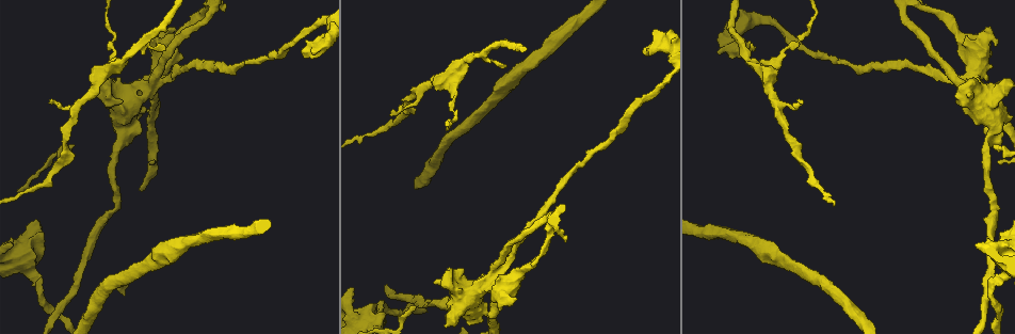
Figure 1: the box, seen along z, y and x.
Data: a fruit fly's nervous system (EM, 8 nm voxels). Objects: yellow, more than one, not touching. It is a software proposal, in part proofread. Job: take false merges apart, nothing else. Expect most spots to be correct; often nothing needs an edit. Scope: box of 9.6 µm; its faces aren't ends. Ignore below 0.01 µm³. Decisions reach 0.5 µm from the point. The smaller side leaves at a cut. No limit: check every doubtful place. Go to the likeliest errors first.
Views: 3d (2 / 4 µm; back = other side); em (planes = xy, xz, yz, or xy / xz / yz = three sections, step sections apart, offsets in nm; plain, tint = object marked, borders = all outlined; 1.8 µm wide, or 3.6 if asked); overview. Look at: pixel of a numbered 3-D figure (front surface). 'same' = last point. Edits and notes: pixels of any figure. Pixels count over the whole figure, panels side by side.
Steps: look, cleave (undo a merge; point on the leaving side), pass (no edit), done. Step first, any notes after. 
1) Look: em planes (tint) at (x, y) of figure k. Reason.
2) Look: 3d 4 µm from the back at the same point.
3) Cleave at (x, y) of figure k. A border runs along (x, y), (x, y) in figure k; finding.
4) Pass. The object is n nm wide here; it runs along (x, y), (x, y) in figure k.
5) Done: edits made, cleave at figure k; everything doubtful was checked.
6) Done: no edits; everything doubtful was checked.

Look: 3d 4 µm at (149, 112) of figure 1. Touches itself.

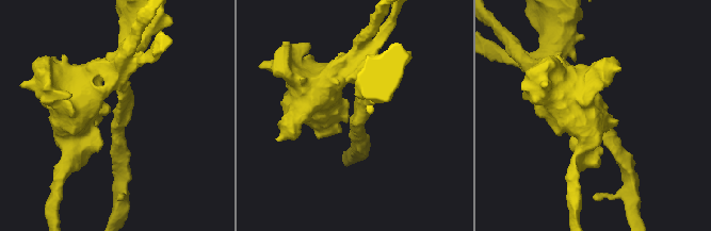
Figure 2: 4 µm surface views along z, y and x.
Look: em planes (tint) at (354, 114) of figure 2. Now the EM.

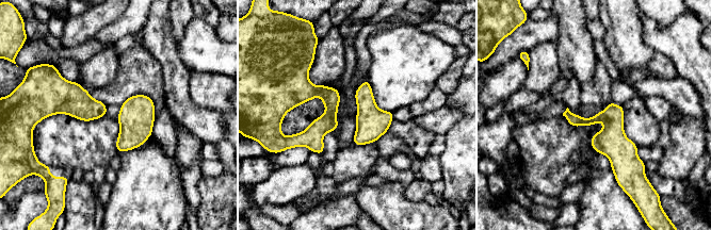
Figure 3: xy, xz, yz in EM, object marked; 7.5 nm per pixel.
Pass. The object is 180 nm wide here; it runs along (567, 113), (612, 129), (618, 178) in figure 3; one cell here.

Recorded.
Look: em 3.6 µm planes (borders) at (145, 83) of figure 1. Sharp bend.

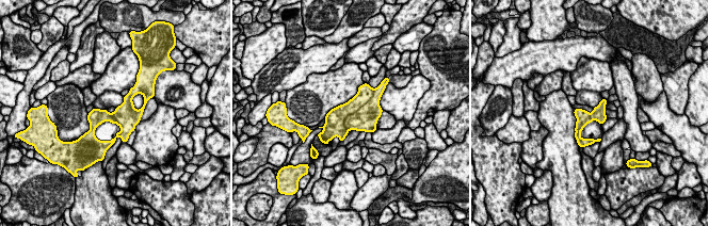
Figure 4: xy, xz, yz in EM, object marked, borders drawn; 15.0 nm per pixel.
Pass. It runs along (603, 101), (579, 127), (580, 143) in figure 4; all the same cell.

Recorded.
Look: em planes (tint) at (553, 216) of figure 1. Closes a loop.

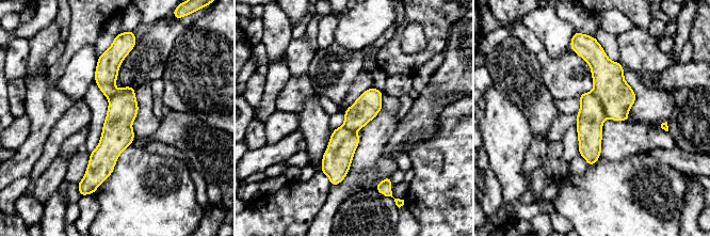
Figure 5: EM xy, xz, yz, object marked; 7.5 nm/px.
Pass. The object is 190 nm wide here; it runs along (110, 53), (115, 139), (99, 179) in figure 5; all the same cell.

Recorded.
Done: no edits; everything doubtful was checked.

